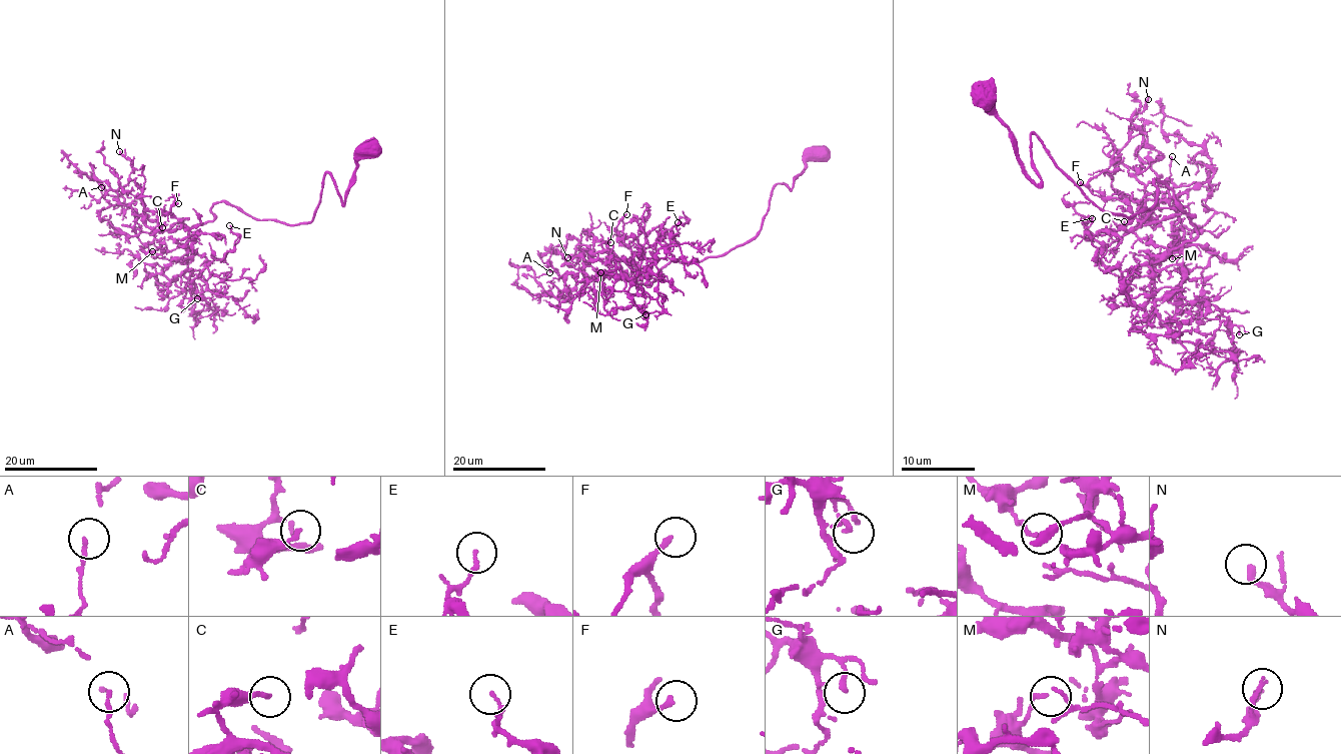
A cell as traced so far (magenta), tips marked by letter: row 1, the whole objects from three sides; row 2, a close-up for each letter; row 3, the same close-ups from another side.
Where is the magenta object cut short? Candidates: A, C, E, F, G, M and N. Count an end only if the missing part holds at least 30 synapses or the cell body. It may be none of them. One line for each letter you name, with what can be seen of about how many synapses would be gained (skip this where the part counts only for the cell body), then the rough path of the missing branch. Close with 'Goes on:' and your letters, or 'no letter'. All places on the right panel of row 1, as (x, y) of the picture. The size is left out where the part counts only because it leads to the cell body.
F: 30 syn | (1080, 182), (1087, 179), (1072, 173), (1074, 160), (1078, 158)
Goes on: F

